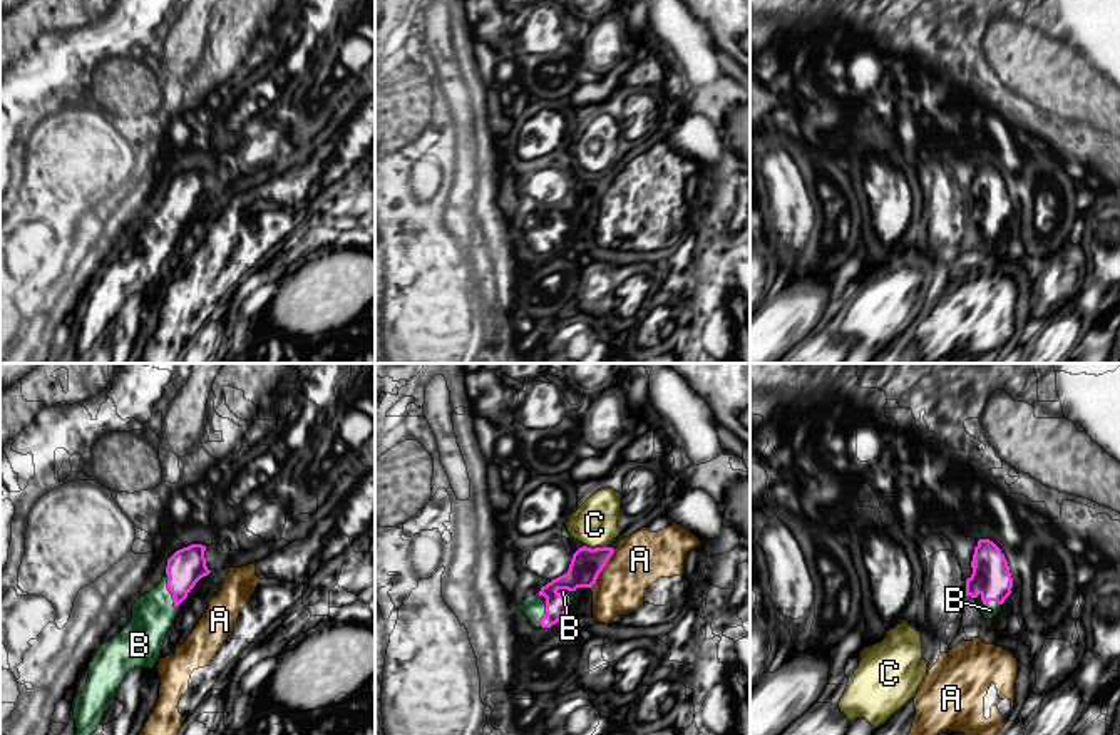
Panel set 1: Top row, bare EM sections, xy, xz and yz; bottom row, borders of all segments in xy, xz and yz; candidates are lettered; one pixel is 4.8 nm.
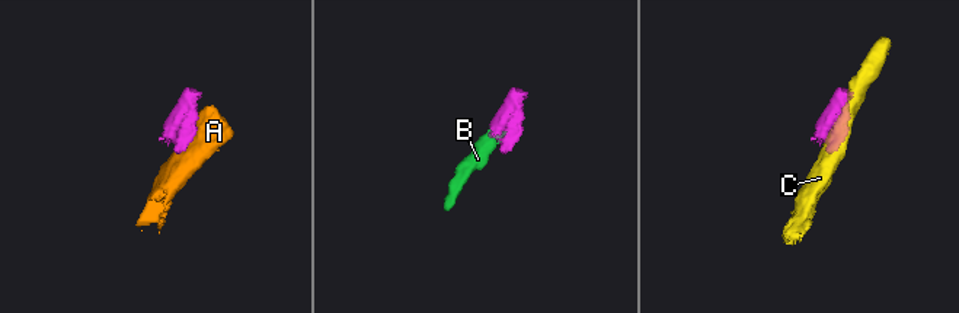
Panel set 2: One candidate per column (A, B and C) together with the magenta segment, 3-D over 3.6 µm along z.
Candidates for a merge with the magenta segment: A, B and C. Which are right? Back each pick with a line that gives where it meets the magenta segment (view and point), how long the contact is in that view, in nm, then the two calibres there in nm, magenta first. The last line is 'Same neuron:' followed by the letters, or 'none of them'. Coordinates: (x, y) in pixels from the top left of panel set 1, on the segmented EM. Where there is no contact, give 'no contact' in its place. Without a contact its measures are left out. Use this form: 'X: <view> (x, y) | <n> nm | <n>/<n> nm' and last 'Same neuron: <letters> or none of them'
B: xy (168, 588) | 180 nm | 180/200 nm
Same neuron: B

